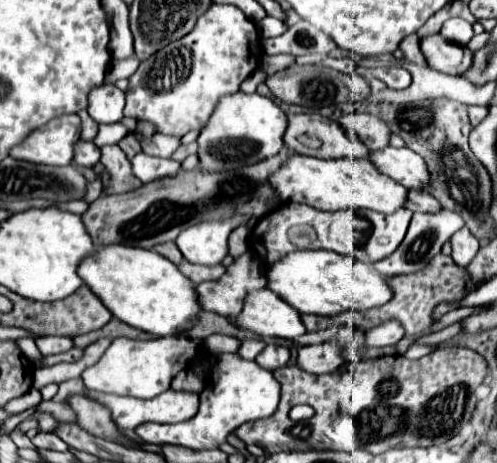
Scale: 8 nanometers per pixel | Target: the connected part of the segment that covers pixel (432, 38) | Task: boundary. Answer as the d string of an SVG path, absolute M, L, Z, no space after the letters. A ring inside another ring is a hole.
M428 34L420 40L422 54L426 62L430 62L430 68L450 74L450 76L460 76L462 72L468 70L472 52L466 46L458 46L454 42L448 42L440 34Z

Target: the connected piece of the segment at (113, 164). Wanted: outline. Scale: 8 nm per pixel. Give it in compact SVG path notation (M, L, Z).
M118 146L104 148L100 162L106 166L106 172L110 174L110 188L106 188L104 194L118 194L118 192L124 194L126 190L136 190L138 186L142 186L142 182L134 178L130 162Z

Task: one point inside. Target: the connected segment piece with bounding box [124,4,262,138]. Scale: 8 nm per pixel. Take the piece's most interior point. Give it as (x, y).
(225, 47)

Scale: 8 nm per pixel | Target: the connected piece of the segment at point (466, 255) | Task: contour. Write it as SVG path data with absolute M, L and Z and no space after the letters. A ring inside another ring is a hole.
M462 228L458 230L452 238L450 238L450 244L452 244L452 260L458 264L458 266L468 266L470 260L474 258L474 254L480 250L480 242L470 234L470 230Z

